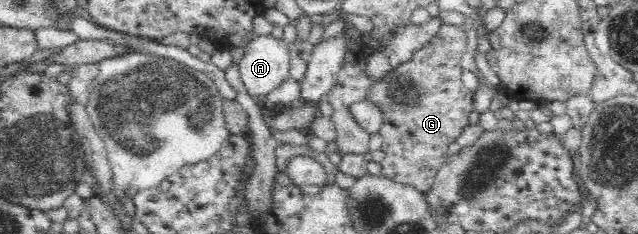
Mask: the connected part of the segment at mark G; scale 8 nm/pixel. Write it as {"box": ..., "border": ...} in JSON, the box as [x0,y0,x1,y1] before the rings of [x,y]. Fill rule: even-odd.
{"box":[367,24,475,193],"border":[[[441,24],[438,33],[417,55],[406,61],[401,61],[385,74],[378,76],[372,82],[367,98],[374,103],[383,115],[383,124],[379,129],[382,144],[380,150],[384,151],[384,159],[380,162],[380,177],[389,179],[394,183],[413,187],[420,193],[428,193],[438,170],[449,161],[448,147],[460,137],[462,129],[470,125],[468,115],[474,111],[475,93],[464,87],[461,81],[460,58],[466,53],[467,33],[460,25]]]}

